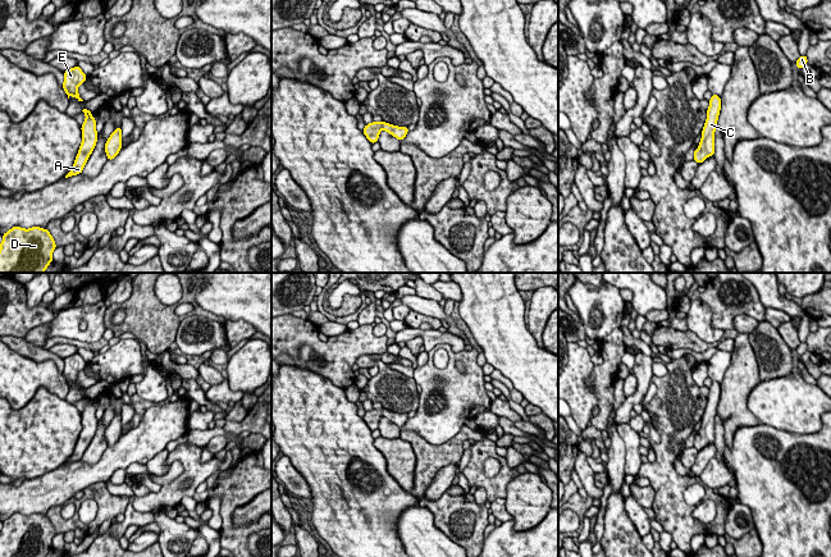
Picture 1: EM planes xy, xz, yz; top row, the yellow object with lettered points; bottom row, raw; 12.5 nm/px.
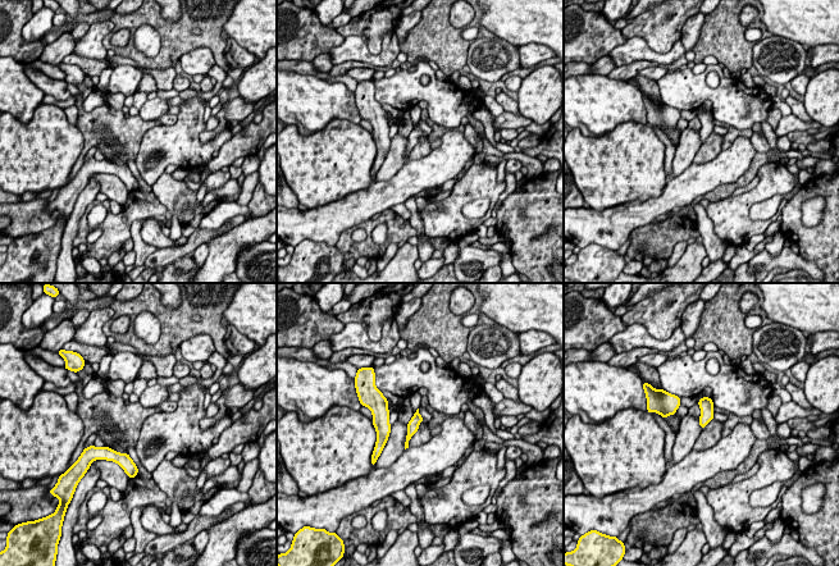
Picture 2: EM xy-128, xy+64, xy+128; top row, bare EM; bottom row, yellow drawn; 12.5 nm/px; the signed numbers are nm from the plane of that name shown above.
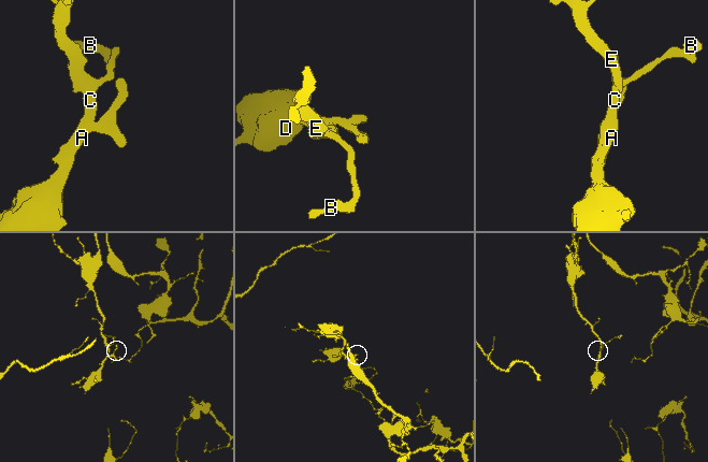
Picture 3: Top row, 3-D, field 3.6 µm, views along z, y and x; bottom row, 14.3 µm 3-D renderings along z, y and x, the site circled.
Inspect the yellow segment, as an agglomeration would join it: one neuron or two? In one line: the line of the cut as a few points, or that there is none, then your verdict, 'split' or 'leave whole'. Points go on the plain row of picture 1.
cut none; leave whole

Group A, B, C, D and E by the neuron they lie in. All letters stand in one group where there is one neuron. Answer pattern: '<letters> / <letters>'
A B C D E

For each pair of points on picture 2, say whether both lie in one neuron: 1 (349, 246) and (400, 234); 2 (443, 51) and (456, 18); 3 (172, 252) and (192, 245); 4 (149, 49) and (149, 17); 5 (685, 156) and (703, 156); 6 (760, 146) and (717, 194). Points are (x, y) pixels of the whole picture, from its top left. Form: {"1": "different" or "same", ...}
{"1": "same", "2": "different", "3": "same", "4": "different", "5": "different", "6": "different"}

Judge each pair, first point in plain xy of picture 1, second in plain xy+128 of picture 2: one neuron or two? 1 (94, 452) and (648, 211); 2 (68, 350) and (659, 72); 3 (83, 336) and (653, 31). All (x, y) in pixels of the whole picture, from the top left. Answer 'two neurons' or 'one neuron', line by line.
1: two neurons
2: one neuron
3: two neurons

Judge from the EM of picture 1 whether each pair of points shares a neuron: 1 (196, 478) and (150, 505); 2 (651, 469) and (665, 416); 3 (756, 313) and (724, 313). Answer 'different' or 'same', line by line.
1: same
2: same
3: same

